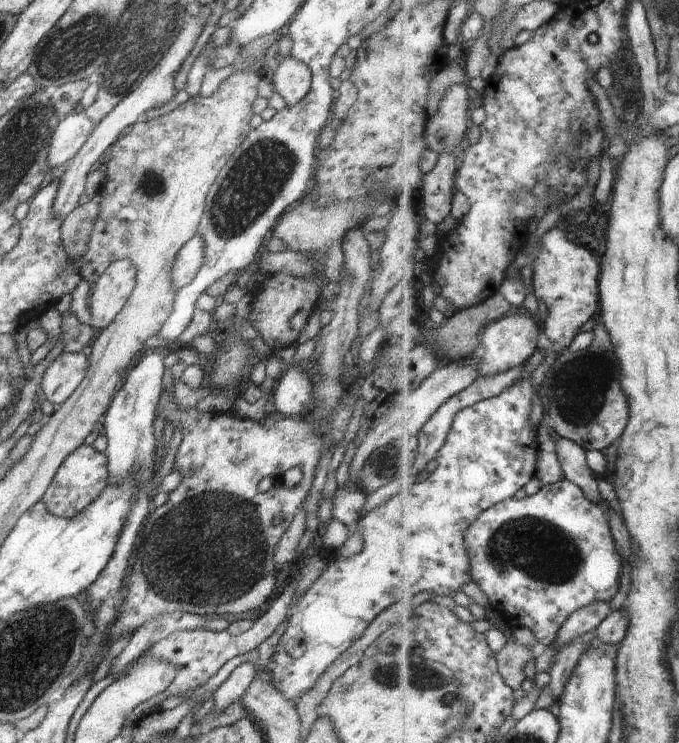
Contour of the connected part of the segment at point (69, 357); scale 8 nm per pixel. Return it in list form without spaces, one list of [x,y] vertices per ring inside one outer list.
[[[63,352],[43,374],[40,386],[44,391],[44,396],[52,404],[61,406],[85,379],[88,367],[86,352]]]

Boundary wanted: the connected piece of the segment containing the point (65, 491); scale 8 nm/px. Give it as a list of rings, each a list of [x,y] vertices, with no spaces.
[[[92,445],[79,446],[56,471],[42,502],[57,517],[72,518],[80,514],[100,493],[109,486],[106,453],[98,452]]]

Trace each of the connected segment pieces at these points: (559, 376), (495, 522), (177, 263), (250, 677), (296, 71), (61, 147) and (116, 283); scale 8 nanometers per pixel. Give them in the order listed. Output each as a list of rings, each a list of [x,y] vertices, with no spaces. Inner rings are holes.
[[[599,315],[591,346],[583,351],[567,350],[562,356],[557,356],[543,382],[549,388],[544,405],[545,414],[550,415],[551,426],[560,436],[575,440],[587,451],[609,449],[630,424],[630,402],[622,386],[622,362],[616,346],[609,328]]]
[[[568,479],[550,486],[543,485],[535,495],[523,499],[505,500],[482,513],[469,530],[467,543],[474,580],[488,594],[492,609],[500,612],[504,622],[511,627],[527,626],[539,642],[550,646],[574,613],[596,601],[612,600],[620,590],[624,562],[616,548],[610,514],[607,502],[594,502],[578,483]]]
[[[194,235],[176,253],[171,275],[177,290],[189,285],[193,278],[198,276],[199,270],[203,266],[205,255],[205,244],[202,237]]]
[[[243,663],[236,667],[213,692],[214,706],[211,710],[214,713],[224,711],[227,706],[240,702],[256,676],[256,670],[252,663]]]
[[[294,57],[279,59],[272,86],[287,106],[295,105],[306,96],[311,85],[311,72],[308,66]]]
[[[81,109],[60,118],[48,143],[46,170],[54,170],[72,160],[95,126]]]
[[[122,259],[110,264],[92,284],[92,296],[88,304],[89,324],[97,332],[105,329],[122,310],[135,287],[136,275],[135,266]]]

